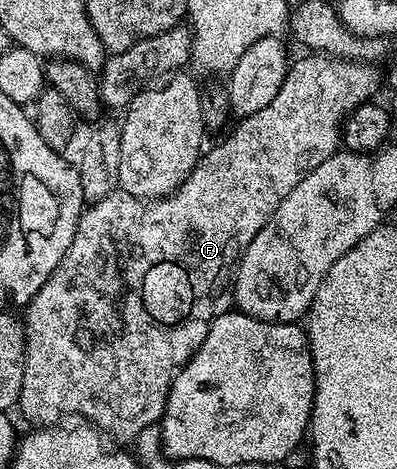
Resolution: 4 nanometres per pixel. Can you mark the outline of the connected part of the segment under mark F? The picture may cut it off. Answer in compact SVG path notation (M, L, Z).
M314 52L306 56L308 58L299 58L296 62L294 59L290 63L285 80L281 88L277 88L277 96L273 96L271 103L265 104L261 112L253 112L253 116L238 119L239 127L220 146L213 147L211 151L208 149L200 157L193 172L189 172L189 176L172 194L168 194L166 198L148 200L129 196L125 191L117 189L109 196L90 203L84 209L77 224L77 232L73 236L73 244L69 244L65 256L61 256L57 268L53 268L49 280L45 280L37 296L33 296L33 300L25 307L27 359L17 410L18 413L23 413L25 421L32 422L30 424L32 427L46 428L70 419L67 418L70 414L80 414L83 417L80 419L84 423L102 430L108 439L119 444L131 444L143 428L158 423L162 419L167 407L167 393L170 392L176 375L204 342L211 322L217 316L226 314L232 309L233 271L238 263L239 255L245 252L245 248L249 248L253 236L257 236L257 232L265 228L273 212L277 212L281 200L285 200L285 196L289 196L289 192L293 192L293 188L297 188L297 184L301 184L301 180L305 180L305 176L313 172L317 164L325 164L329 156L337 153L341 146L341 131L348 117L358 106L368 105L374 99L371 97L379 90L380 67L378 65L349 58L333 58Z

